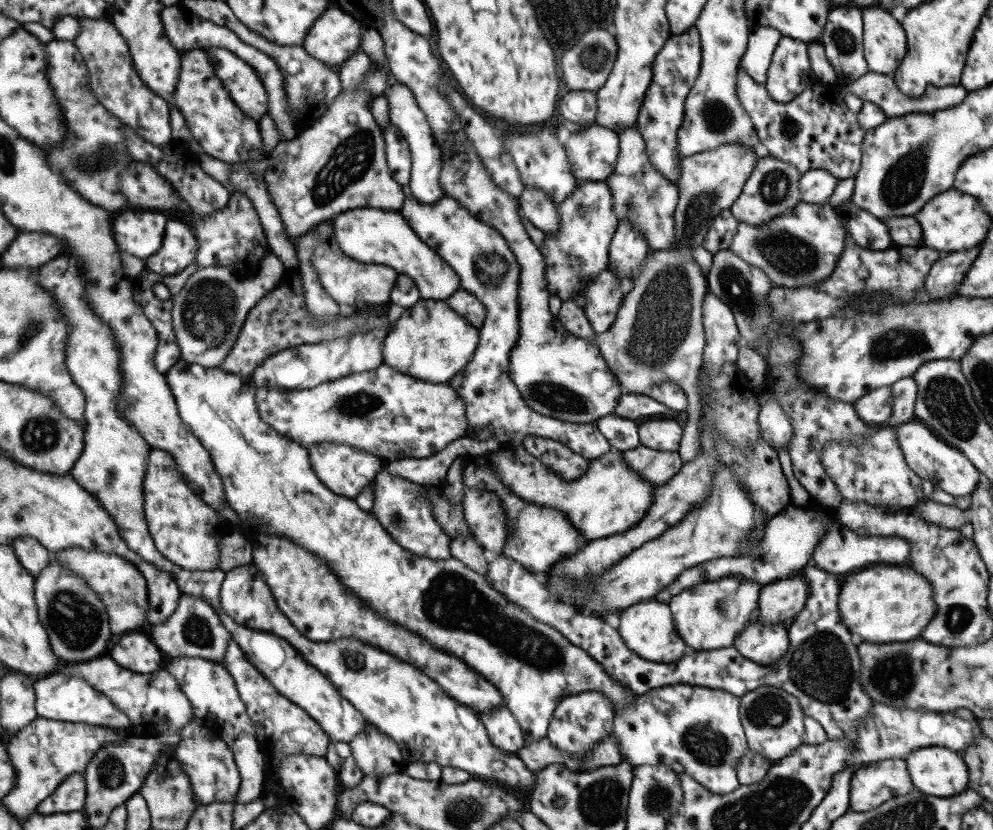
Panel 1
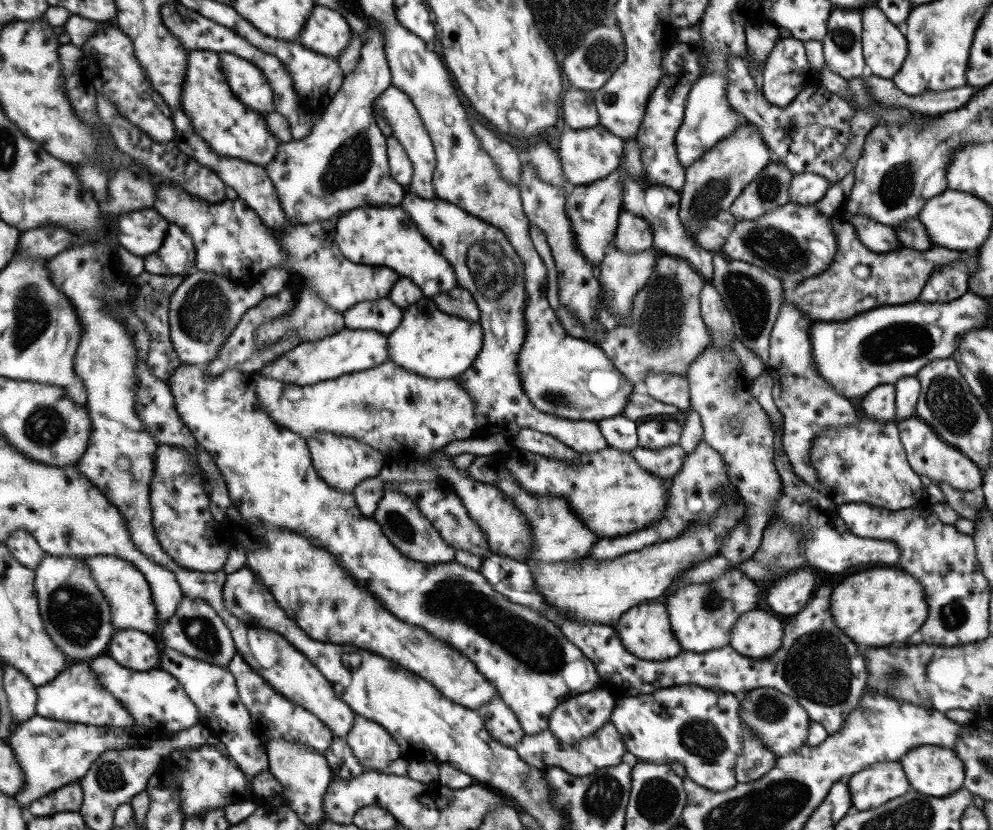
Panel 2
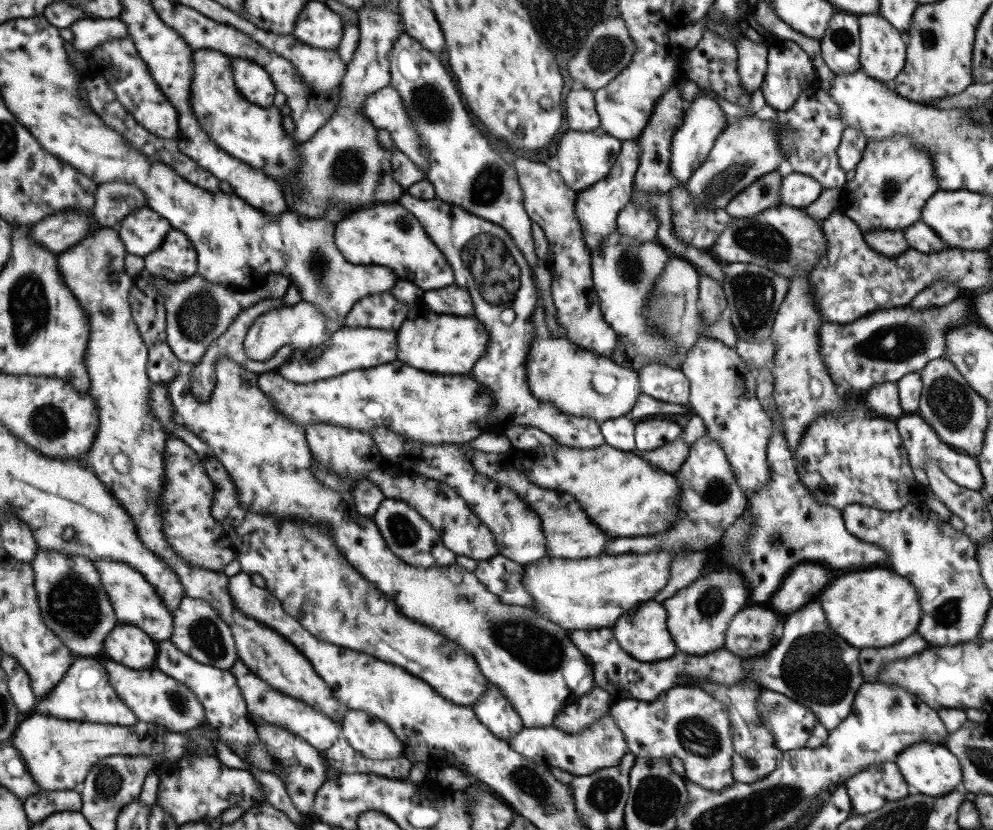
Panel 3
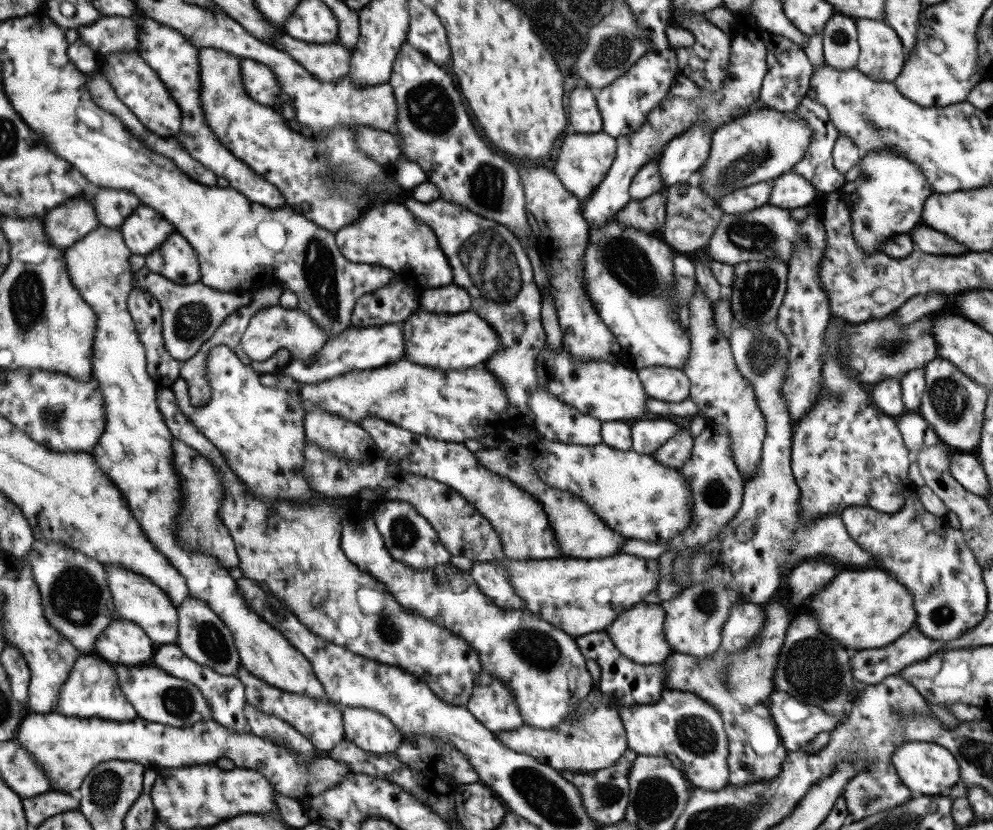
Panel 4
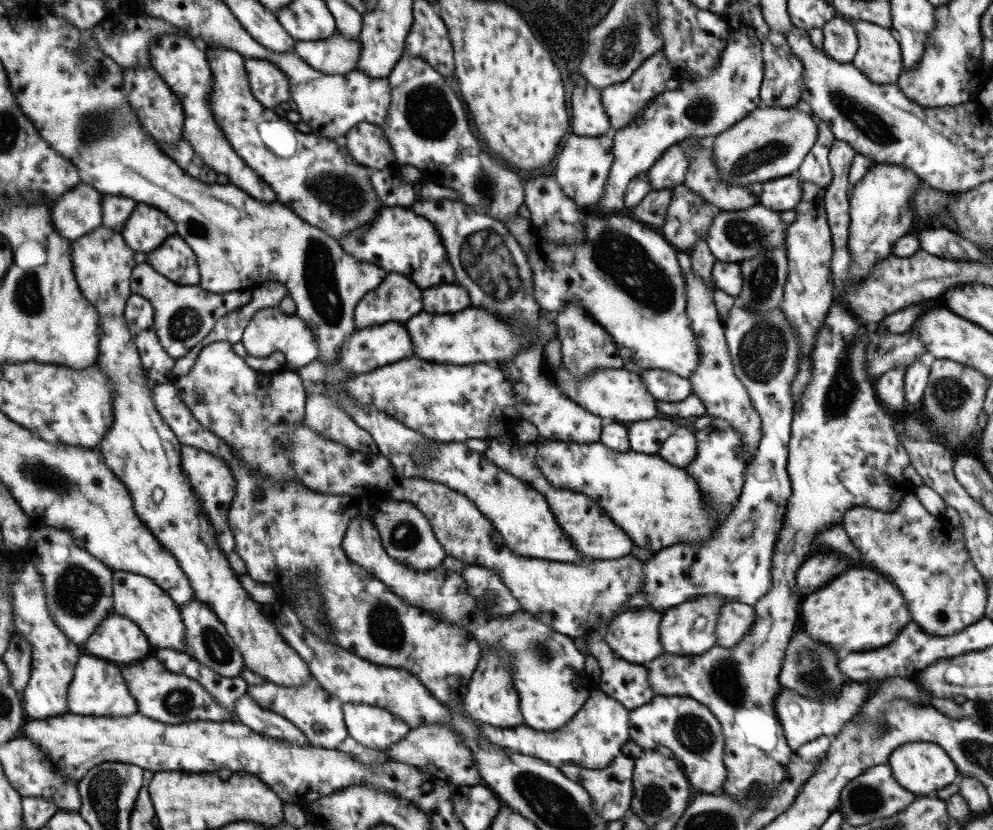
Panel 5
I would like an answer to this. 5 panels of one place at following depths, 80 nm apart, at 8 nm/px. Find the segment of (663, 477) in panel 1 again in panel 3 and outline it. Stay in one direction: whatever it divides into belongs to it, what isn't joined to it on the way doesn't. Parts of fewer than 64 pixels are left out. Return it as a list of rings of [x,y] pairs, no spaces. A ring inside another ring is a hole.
[[[679,436],[673,442],[668,442],[659,448],[643,452],[633,450],[632,453],[639,455],[643,460],[649,462],[651,466],[667,474],[674,474],[683,464],[688,450],[689,444]]]

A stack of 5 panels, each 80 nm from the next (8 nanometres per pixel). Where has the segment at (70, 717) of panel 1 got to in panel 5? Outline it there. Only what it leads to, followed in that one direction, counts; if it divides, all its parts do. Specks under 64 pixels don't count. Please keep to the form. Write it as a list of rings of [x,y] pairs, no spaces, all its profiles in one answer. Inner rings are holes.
[[[81,656],[74,666],[72,680],[67,690],[67,713],[80,716],[129,717],[137,713],[137,706],[123,682],[119,668],[97,660],[93,656]]]

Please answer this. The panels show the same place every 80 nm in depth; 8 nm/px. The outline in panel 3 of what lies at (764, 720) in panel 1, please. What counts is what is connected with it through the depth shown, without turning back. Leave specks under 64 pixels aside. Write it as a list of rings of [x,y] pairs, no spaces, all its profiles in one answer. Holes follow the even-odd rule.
[[[771,690],[759,691],[755,710],[765,720],[775,748],[781,752],[804,748],[806,740],[819,724],[811,710]]]

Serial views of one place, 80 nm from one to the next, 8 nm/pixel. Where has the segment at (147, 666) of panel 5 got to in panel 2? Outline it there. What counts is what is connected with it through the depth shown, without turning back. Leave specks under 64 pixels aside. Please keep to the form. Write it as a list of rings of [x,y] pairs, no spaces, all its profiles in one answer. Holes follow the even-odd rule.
[[[101,654],[101,658],[87,660],[91,672],[98,678],[98,683],[115,698],[123,709],[133,719],[134,726],[143,726],[155,730],[163,735],[170,735],[191,729],[198,724],[199,713],[195,705],[186,696],[185,691],[179,685],[179,681],[168,672],[159,668],[137,672],[119,666],[107,654]]]

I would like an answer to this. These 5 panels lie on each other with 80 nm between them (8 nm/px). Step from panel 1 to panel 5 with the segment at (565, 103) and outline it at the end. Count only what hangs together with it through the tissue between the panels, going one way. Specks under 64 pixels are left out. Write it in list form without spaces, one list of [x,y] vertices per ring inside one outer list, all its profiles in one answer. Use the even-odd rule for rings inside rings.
[[[581,82],[581,88],[575,88],[573,94],[569,96],[568,108],[570,112],[570,132],[574,135],[588,137],[610,135],[610,124],[600,101],[600,89],[593,88],[591,85]]]

